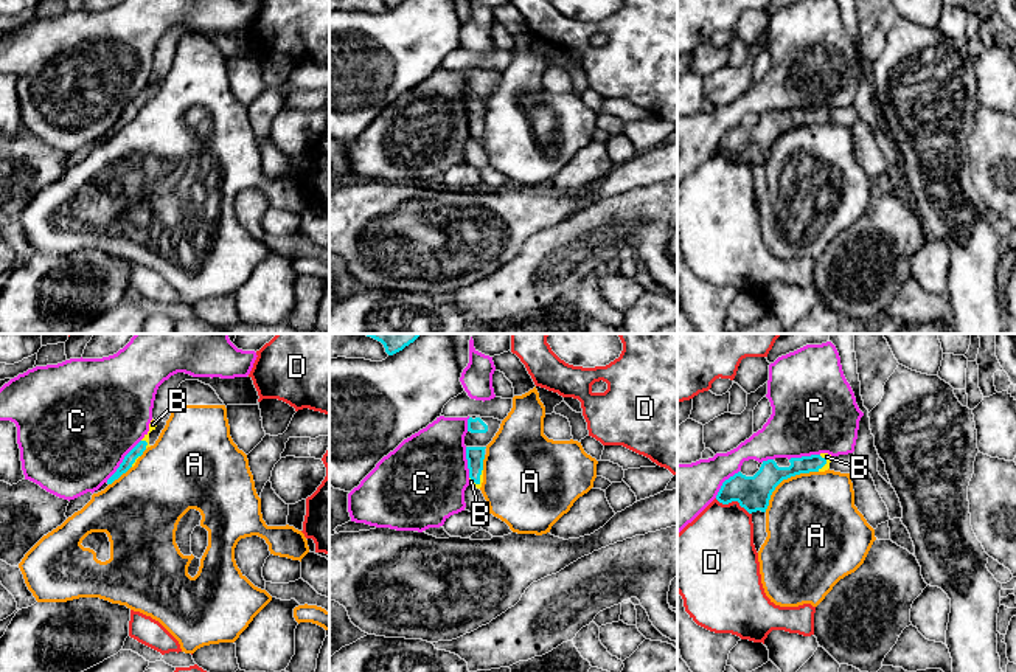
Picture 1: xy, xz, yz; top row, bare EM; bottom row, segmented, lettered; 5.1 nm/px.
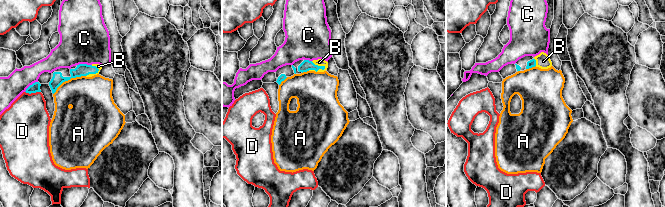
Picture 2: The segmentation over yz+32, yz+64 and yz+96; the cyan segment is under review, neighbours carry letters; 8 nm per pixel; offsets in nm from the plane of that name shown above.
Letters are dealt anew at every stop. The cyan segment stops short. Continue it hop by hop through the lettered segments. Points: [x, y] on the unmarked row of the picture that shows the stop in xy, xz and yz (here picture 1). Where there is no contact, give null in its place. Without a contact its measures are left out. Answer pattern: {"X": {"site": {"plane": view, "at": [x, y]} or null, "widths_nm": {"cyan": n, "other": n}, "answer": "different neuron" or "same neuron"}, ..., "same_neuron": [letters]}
{"A": {"site": {"plane": "yz", "at": [785, 131]}, "widths_nm": {"cyan": 180, "other": 480}, "answer": "different neuron"}, "B": {"site": {"plane": "xz", "at": [479, 129]}, "widths_nm": {"cyan": 90, "other": 20}, "answer": "same neuron"}, "C": {"site": {"plane": "xy", "at": [123, 114]}, "widths_nm": {"cyan": 60, "other": 480}, "answer": "different neuron"}, "D": {"site": {"plane": "yz", "at": [734, 152]}, "widths_nm": {"cyan": 180, "other": 360}, "answer": "different neuron"}, "same_neuron": ["B"]}

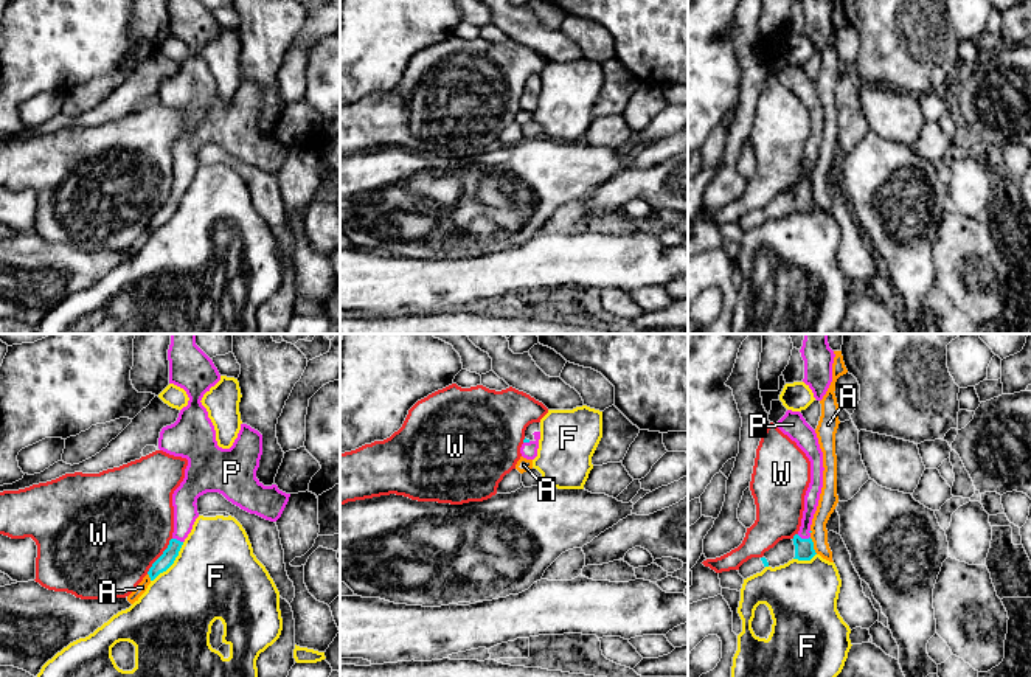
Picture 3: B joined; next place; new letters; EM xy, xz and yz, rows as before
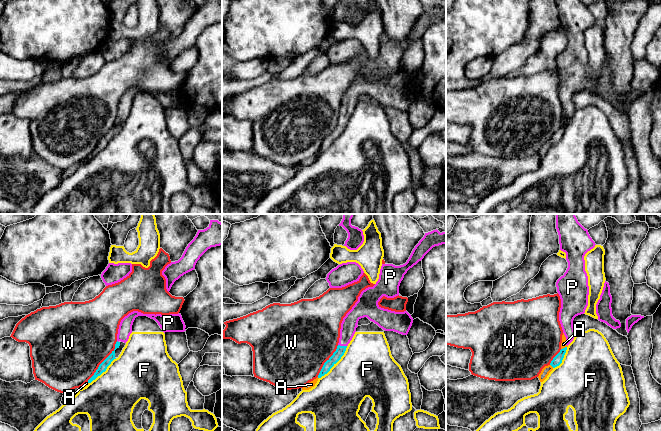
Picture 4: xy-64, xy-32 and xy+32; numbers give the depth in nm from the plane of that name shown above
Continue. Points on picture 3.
{"A": {"site": {"plane": "yz", "at": [812, 197]}, "widths_nm": {"cyan": 100, "other": 100}, "answer": "different neuron"}, "F": {"site": {"plane": "xy", "at": [171, 216]}, "widths_nm": {"cyan": 80, "other": 440}, "answer": "different neuron"}, "P": {"site": {"plane": "yz", "at": [803, 191]}, "widths_nm": {"cyan": 100, "other": 80}, "answer": "same neuron"}, "W": {"site": {"plane": "xy", "at": [160, 208]}, "widths_nm": {"cyan": 80, "other": 500}, "answer": "different neuron"}, "same_neuron": ["P"]}

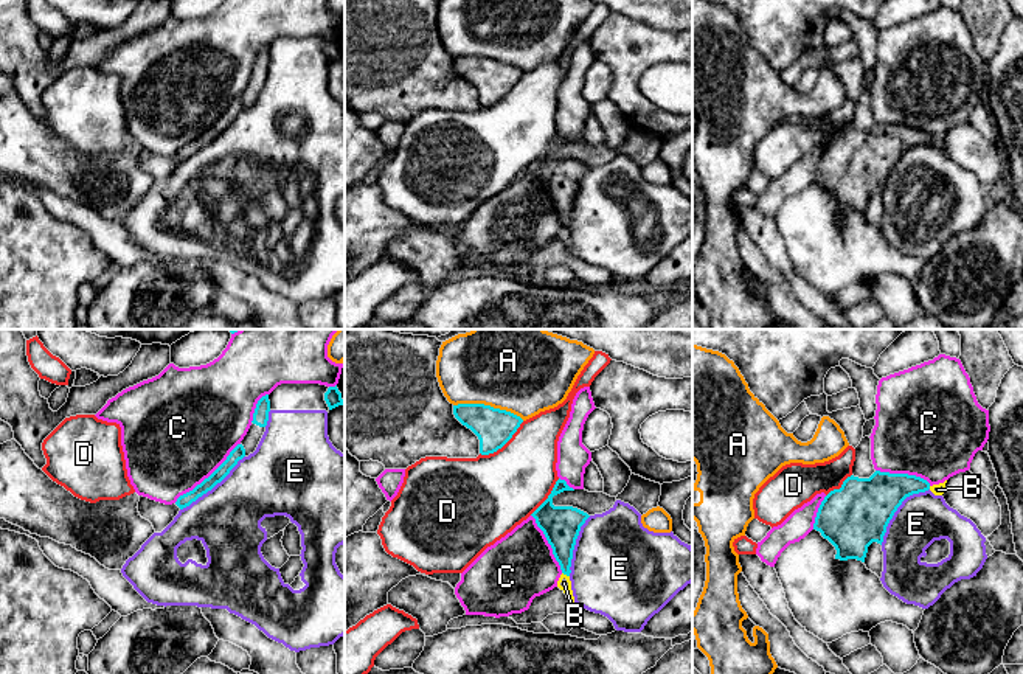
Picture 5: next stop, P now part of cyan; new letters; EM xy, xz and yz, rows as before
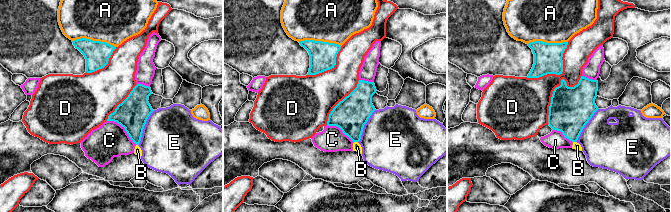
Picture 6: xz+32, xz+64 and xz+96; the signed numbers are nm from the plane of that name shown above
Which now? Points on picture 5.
{"A": {"site": {"plane": "xz", "at": [489, 58]}, "widths_nm": {"cyan": 200, "other": 360}, "answer": "different neuron"}, "B": {"site": {"plane": "xz", "at": [565, 225]}, "widths_nm": {"cyan": 200, "other": 70}, "answer": "different neuron"}, "C": {"site": {"plane": "xy", "at": [208, 129]}, "widths_nm": {"cyan": 70, "other": 500}, "answer": "different neuron"}, "D": {"site": {"plane": "xz", "at": [503, 97]}, "widths_nm": {"cyan": 200, "other": 400}, "answer": "different neuron"}, "E": {"site": {"plane": "yz", "at": [896, 162]}, "widths_nm": {"cyan": 320, "other": 260}, "answer": "different neuron"}, "same_neuron": []}

